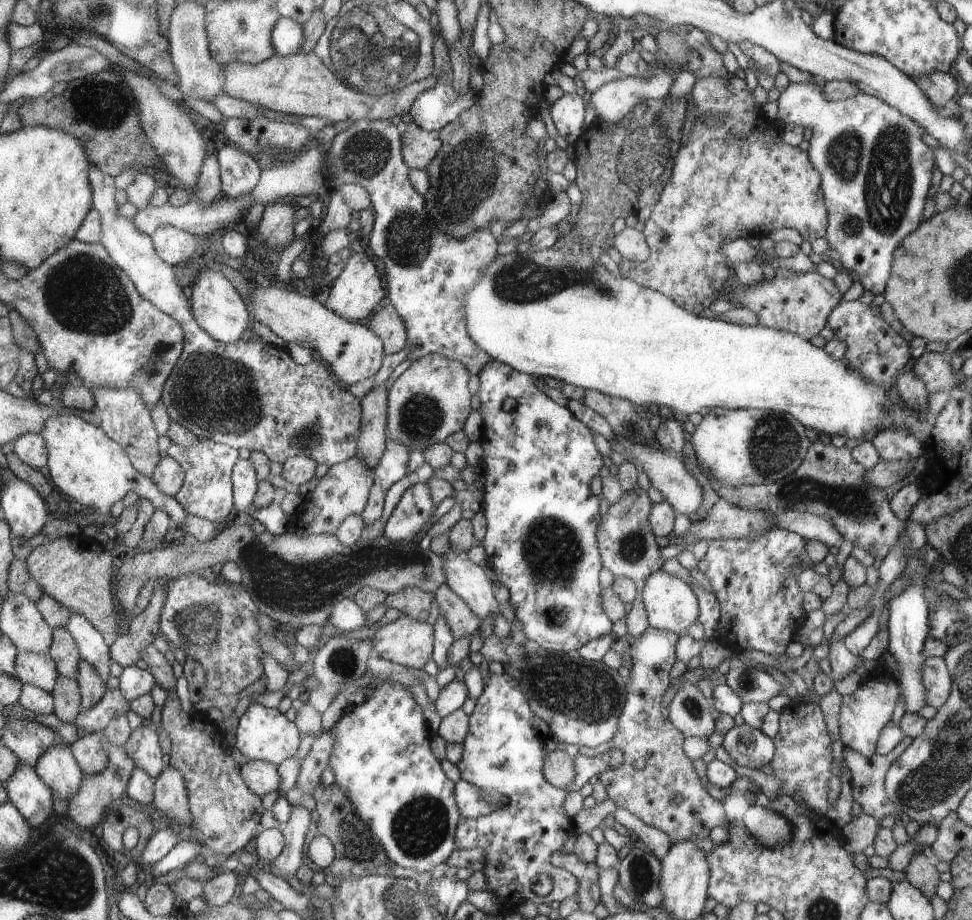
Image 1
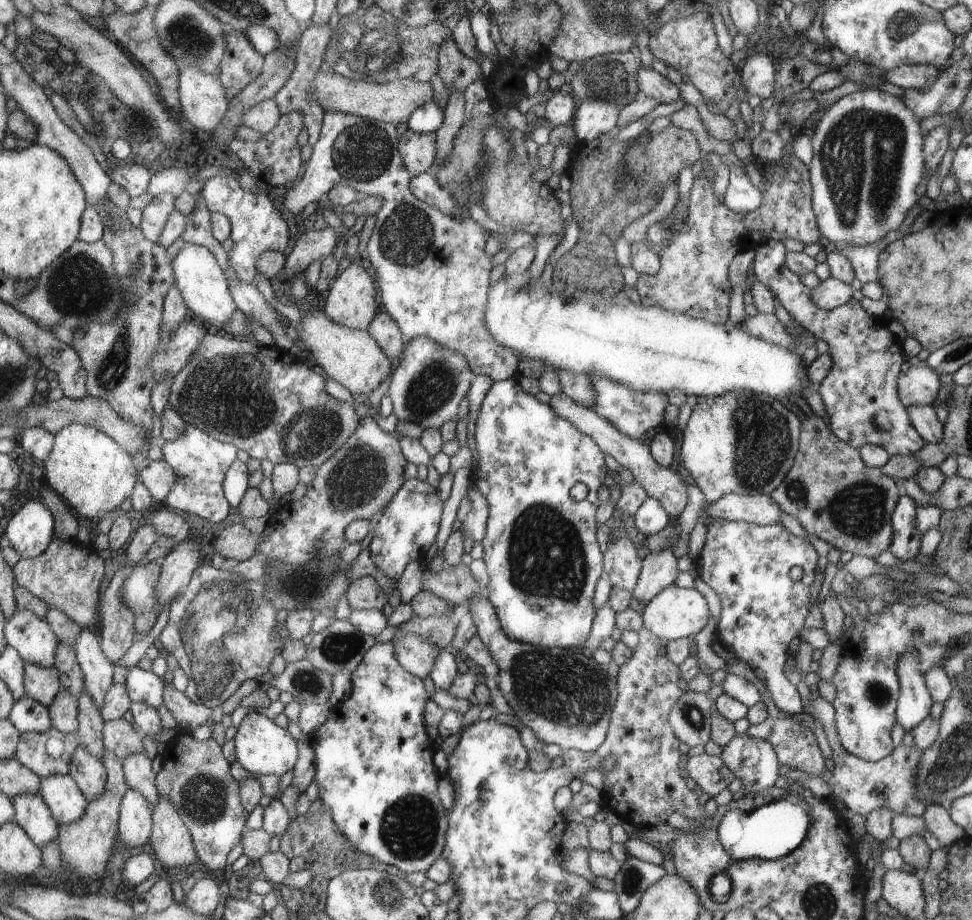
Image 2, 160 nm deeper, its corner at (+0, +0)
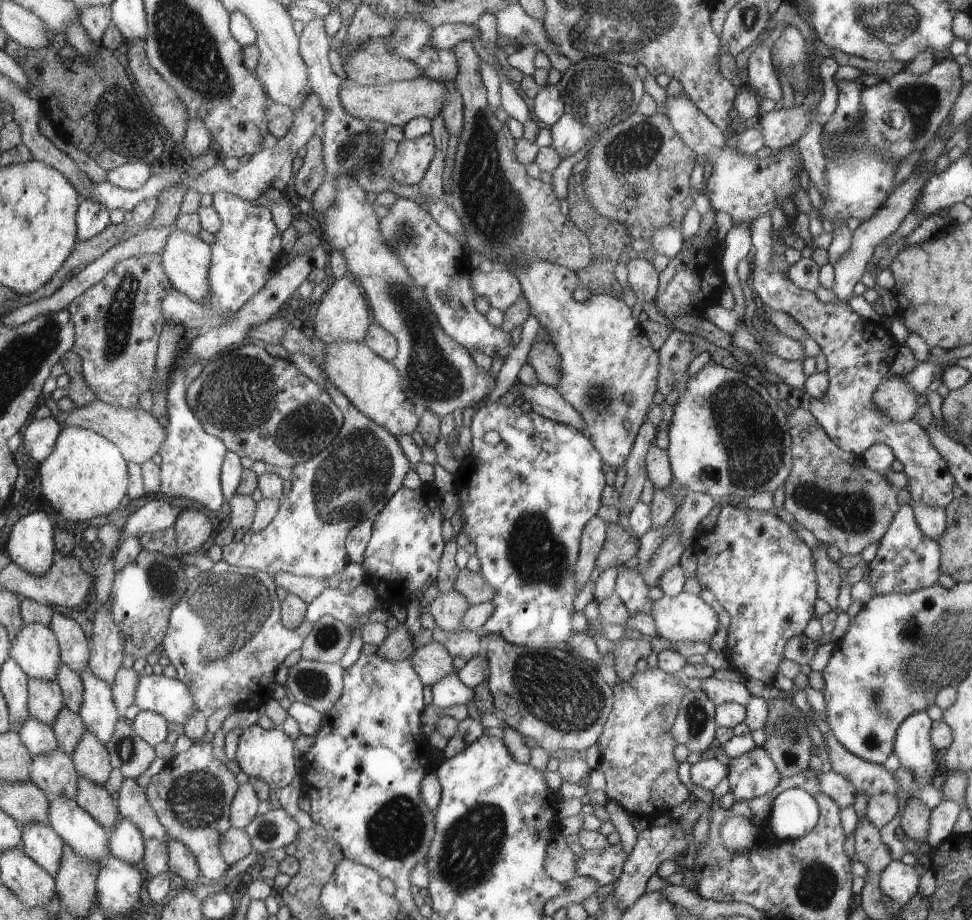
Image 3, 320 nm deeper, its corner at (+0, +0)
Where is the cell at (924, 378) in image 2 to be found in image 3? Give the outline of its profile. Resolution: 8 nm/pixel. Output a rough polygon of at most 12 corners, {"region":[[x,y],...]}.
{"region":[[884,380],[874,392],[878,410],[907,422],[919,408],[918,394],[900,380]]}

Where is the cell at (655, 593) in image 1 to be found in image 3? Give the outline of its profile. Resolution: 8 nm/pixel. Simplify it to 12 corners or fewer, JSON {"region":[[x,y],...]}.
{"region":[[664,594],[650,614],[672,642],[708,642],[718,614],[699,596]]}

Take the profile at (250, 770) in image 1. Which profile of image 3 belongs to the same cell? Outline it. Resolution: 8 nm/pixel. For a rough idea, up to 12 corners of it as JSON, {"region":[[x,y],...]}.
{"region":[[252,782],[240,785],[230,808],[232,829],[246,829],[260,804]]}

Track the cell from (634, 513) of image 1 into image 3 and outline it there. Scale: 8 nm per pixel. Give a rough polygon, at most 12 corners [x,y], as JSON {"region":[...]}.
{"region":[[618,568],[615,595],[632,616],[653,601],[636,568]]}

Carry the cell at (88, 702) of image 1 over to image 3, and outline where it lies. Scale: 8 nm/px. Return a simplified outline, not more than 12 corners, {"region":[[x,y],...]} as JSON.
{"region":[[85,728],[71,756],[77,776],[104,786],[114,770],[106,746]]}

